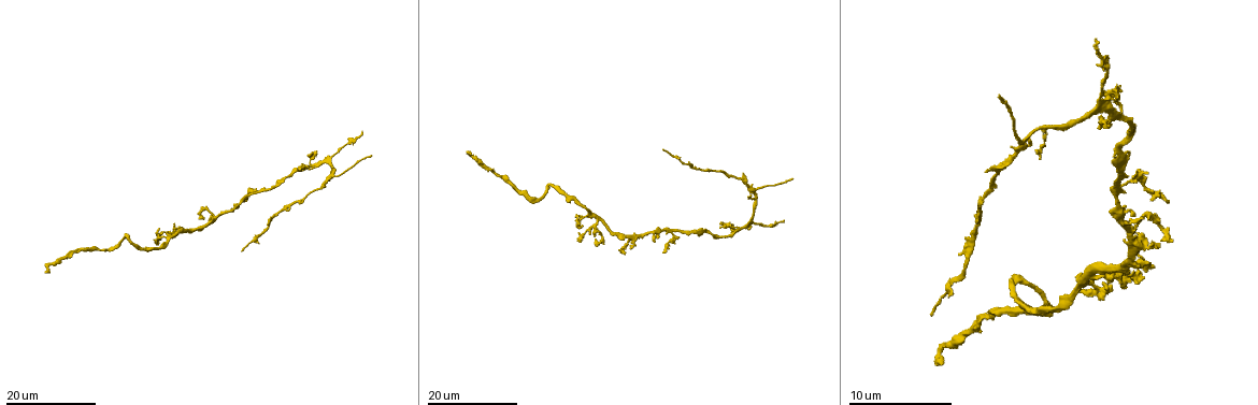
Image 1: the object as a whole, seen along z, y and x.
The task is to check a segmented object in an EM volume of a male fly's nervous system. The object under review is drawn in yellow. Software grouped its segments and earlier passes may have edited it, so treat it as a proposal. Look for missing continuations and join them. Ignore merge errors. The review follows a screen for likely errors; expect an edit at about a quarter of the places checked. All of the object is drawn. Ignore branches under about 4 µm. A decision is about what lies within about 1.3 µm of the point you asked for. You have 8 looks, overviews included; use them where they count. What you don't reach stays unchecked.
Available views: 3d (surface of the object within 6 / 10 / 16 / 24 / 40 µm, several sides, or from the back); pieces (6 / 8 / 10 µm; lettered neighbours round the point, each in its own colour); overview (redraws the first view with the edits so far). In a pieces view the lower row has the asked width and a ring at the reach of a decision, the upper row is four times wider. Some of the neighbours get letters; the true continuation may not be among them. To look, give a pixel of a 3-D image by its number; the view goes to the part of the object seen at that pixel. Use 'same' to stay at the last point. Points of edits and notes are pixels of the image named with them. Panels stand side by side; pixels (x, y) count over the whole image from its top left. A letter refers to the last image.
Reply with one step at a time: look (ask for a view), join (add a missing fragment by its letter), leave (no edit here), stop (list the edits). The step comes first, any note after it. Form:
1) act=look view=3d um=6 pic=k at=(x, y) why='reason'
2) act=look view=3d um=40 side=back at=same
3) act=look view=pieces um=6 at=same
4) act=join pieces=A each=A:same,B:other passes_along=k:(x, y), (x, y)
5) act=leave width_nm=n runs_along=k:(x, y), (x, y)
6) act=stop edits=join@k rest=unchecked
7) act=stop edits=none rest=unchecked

act=look view=3d um=16 pic=1 at=(1169, 238) why='branch stops here'

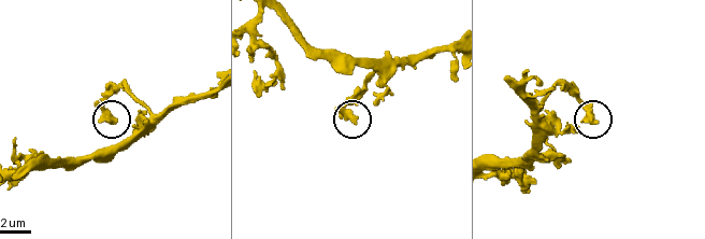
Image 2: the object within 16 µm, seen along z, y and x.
act=look view=pieces um=10 pic=2 at=(355, 121) why='what lies round it'

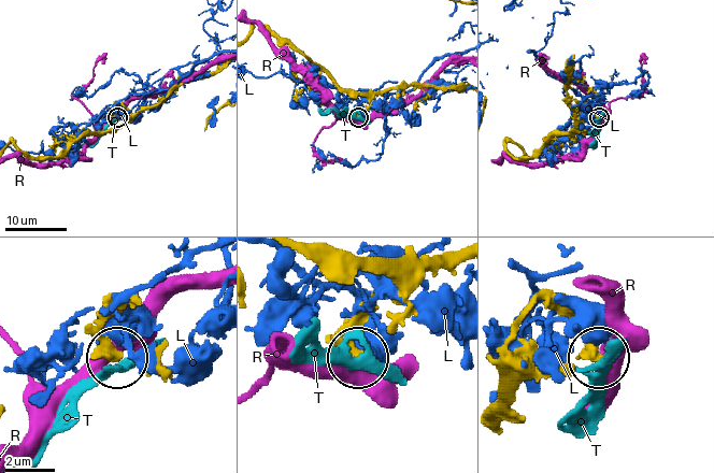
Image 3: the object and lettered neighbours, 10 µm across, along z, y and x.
act=leave width_nm=400 each=L:other,R:other,T:other found='no lettered fragment goes on from it'

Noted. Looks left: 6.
act=look view=3d um=16 pic=1 at=(663, 148) why='end of a long branch'

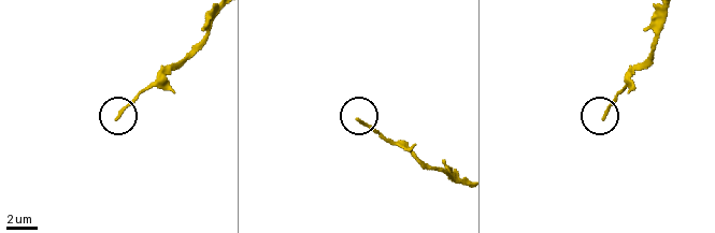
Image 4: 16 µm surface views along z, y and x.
act=look view=pieces um=8 pic=4 at=(357, 119)

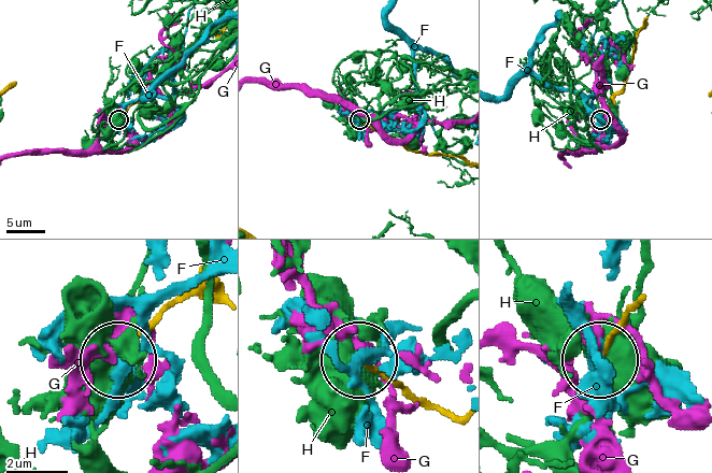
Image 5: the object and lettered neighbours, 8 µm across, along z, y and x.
act=leave each=F:other,G:other,H:other found='none of them fits'

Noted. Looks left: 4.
act=look view=3d um=16 pic=1 at=(720, 222) why='an open end'

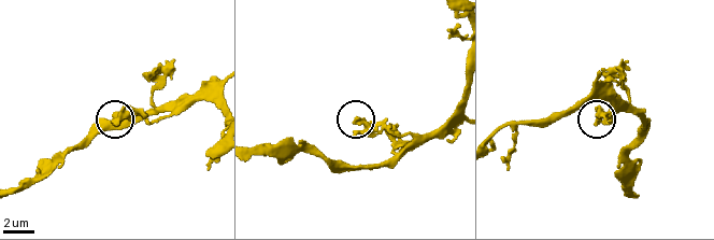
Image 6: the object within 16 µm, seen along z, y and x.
act=look view=pieces um=8 pic=6 at=(115, 123)

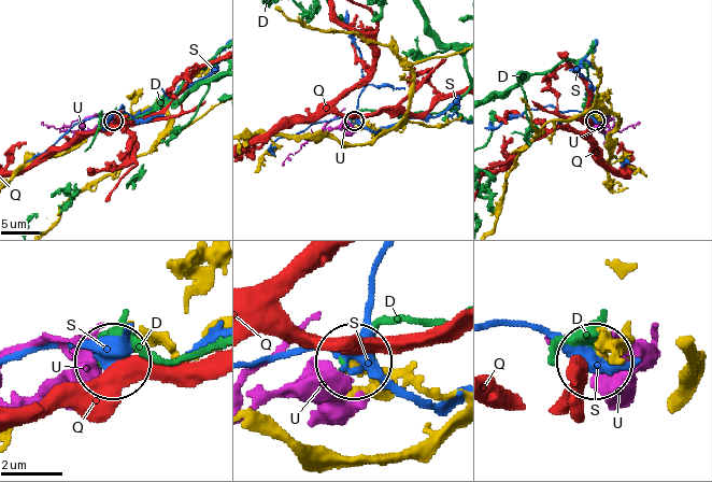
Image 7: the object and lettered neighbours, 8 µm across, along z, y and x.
act=leave each=D:other,Q:other,S:other,U:other found='no lettered fragment goes on from it'

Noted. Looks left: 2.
act=look view=3d um=16 pic=1 at=(362, 132) why='free end'

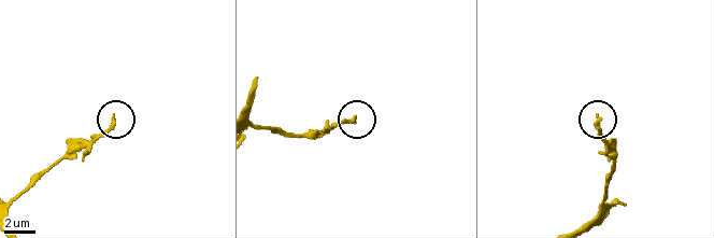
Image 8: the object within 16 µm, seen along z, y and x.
act=look view=pieces um=10 pic=8 at=(354, 119) why='see the neighbours'

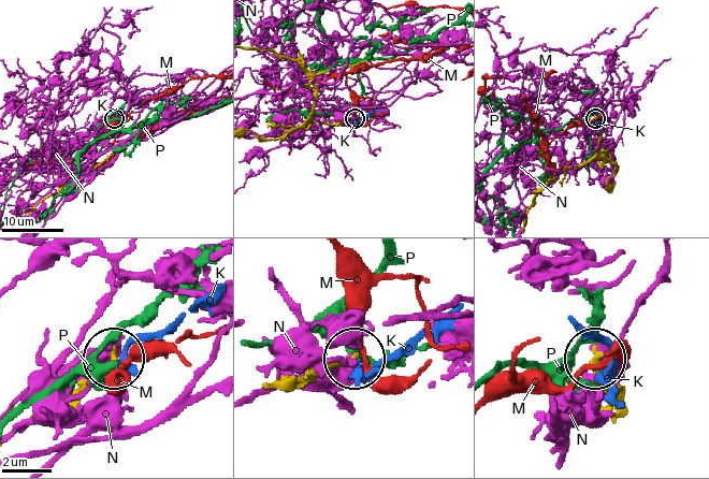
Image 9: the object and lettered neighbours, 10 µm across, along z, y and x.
act=leave each=K:other,M:other,N:other,P:other found='none of them fits'

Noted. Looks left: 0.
act=stop edits=none rest=unchecked

